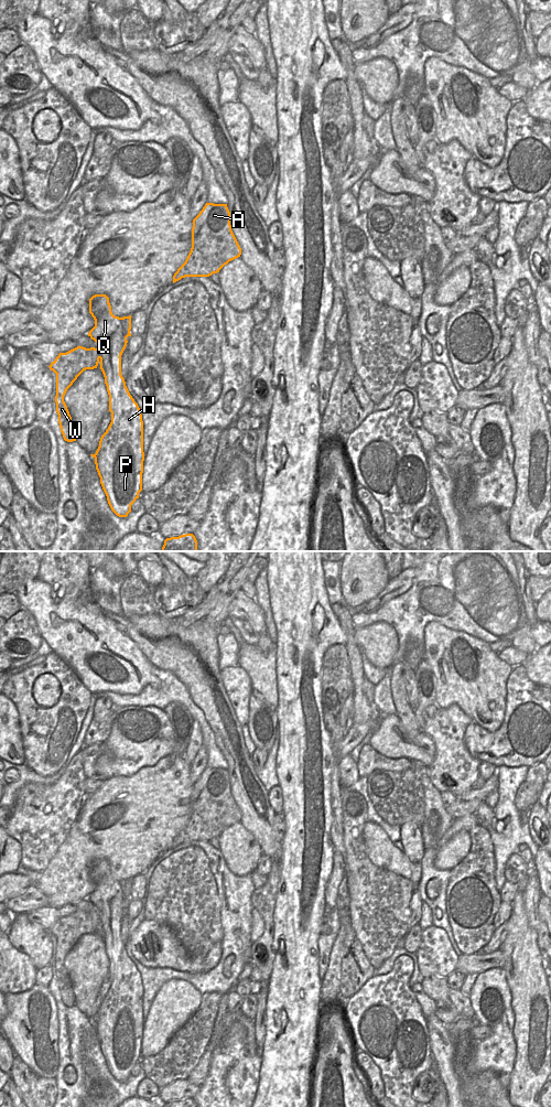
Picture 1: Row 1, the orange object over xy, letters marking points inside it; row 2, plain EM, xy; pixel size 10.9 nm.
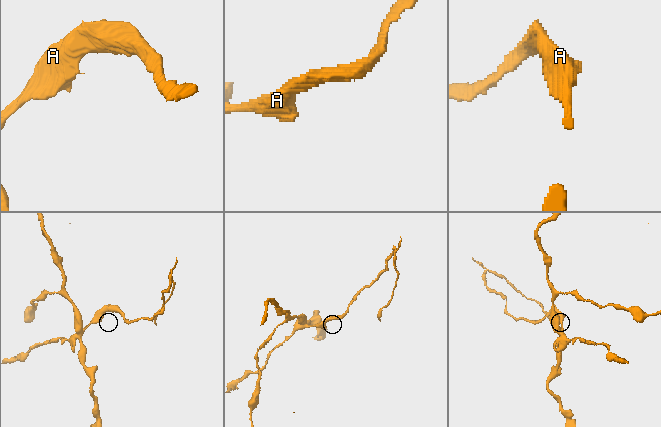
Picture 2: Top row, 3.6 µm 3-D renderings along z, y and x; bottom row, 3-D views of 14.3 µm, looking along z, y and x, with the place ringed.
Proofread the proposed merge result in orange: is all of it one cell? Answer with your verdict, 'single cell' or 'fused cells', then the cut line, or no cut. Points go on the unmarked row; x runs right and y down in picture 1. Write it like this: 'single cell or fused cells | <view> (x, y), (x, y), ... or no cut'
fused cells | xy (120, 882), (122, 895), (128, 900)

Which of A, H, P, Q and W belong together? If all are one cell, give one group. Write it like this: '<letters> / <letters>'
A W / H P Q

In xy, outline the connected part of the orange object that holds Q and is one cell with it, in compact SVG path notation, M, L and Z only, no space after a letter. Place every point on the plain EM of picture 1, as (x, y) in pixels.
M95 859L89 863L89 878L95 884L95 891L88 901L100 912L100 934L105 942L111 977L111 987L101 1000L96 1018L90 1020L95 1023L100 1049L111 1075L119 1082L127 1082L131 1076L131 1070L142 1055L144 1025L142 979L121 939L121 920L127 911L128 900L122 894L121 882L112 879L106 859Z

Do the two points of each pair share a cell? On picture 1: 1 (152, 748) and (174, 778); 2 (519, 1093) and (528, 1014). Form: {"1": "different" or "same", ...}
{"1": "different", "2": "same"}

